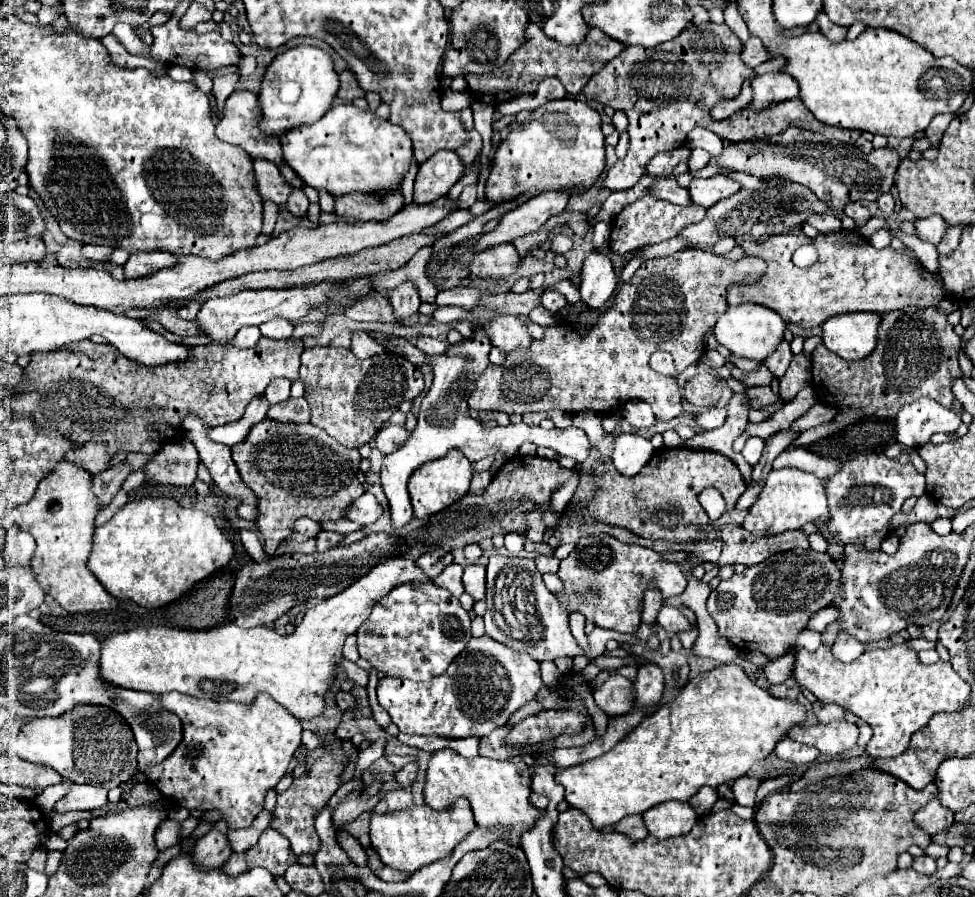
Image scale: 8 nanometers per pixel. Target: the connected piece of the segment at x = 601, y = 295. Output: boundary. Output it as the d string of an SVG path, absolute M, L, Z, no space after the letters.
M598 251L590 253L584 261L580 275L582 275L582 285L580 285L582 301L590 309L602 309L610 301L618 285L618 277L614 273L610 259Z

